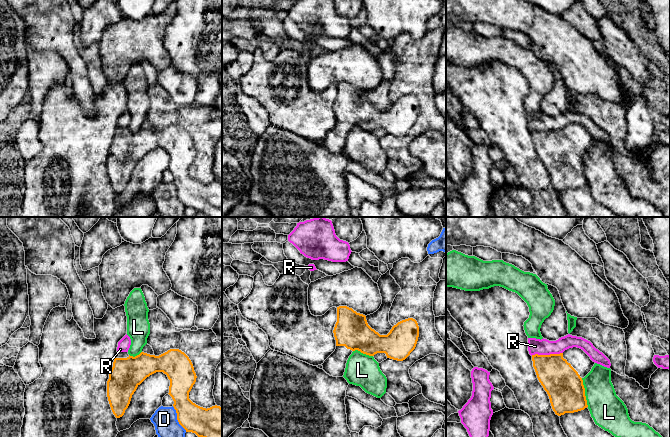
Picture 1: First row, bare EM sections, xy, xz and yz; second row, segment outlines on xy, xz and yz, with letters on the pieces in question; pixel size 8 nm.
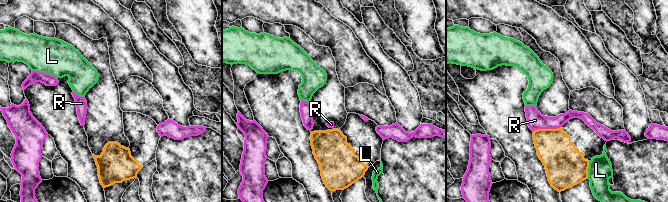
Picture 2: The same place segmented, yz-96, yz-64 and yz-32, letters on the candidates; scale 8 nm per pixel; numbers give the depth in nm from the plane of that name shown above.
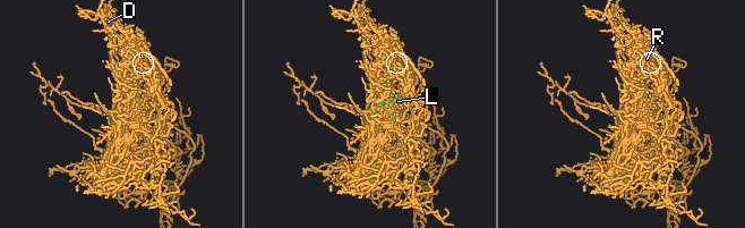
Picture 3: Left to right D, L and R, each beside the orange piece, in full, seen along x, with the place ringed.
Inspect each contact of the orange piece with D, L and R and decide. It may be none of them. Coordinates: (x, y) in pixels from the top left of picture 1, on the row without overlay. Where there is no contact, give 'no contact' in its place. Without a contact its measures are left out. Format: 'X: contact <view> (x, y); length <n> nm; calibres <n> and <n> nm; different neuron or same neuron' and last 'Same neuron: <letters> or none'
D: contact xy (177, 195); length 240 nm; calibres 240 and 200 nm; different neuron
L: contact yz (584, 168); length 240 nm; calibres 300 and 280 nm; different neuron
R: contact yz (546, 131); length 260 nm; calibres 300 and 130 nm; different neuron
Same neuron: none

